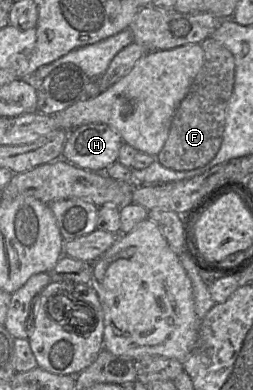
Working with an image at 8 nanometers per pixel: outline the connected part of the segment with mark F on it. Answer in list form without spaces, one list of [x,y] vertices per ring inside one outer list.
[[[209,37],[201,46],[204,50],[204,64],[196,75],[188,94],[180,102],[174,114],[169,136],[161,152],[156,156],[159,163],[174,171],[189,171],[205,166],[218,152],[224,134],[226,109],[232,95],[235,79],[235,58],[220,42]]]

